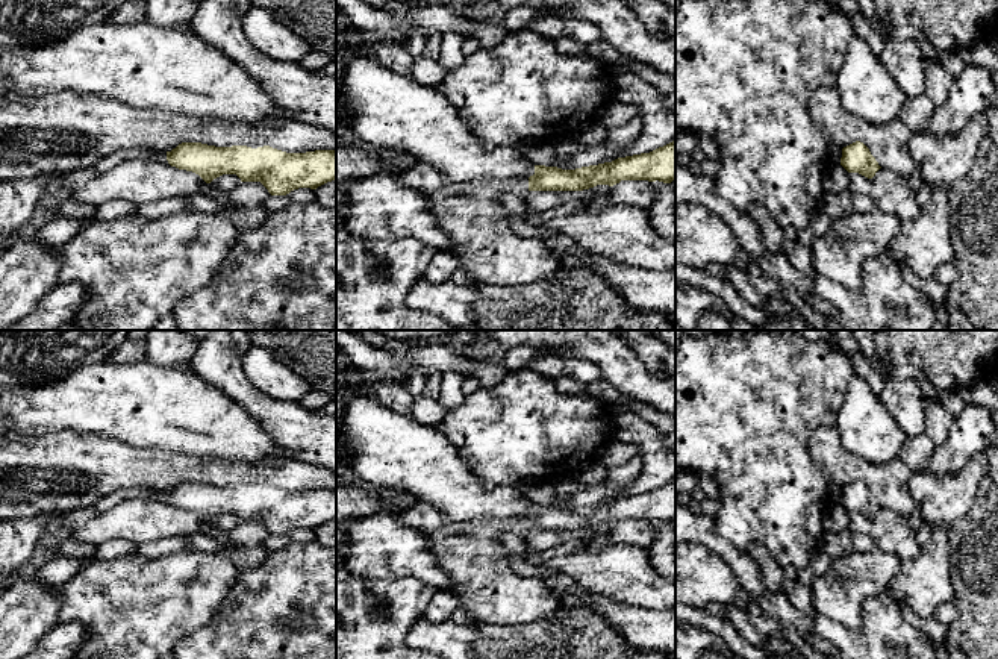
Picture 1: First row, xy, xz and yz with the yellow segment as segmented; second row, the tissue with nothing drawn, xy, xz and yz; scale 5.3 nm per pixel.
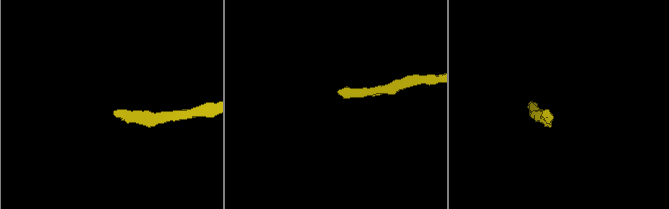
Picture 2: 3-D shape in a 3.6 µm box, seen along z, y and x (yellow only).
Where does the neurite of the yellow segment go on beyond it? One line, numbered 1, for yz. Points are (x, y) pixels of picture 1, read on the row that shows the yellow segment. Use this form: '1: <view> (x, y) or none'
1: none

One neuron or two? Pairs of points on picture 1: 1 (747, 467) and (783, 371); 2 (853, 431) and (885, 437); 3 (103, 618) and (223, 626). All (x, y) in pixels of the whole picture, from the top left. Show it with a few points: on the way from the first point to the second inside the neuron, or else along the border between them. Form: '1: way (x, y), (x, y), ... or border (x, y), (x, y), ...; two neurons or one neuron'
1: way (748, 443), (748, 406), (759, 396); one neuron
2: way (860, 431), (868, 431), (877, 437); one neuron
3: border (226, 596), (206, 623), (188, 632), (176, 643); two neurons

